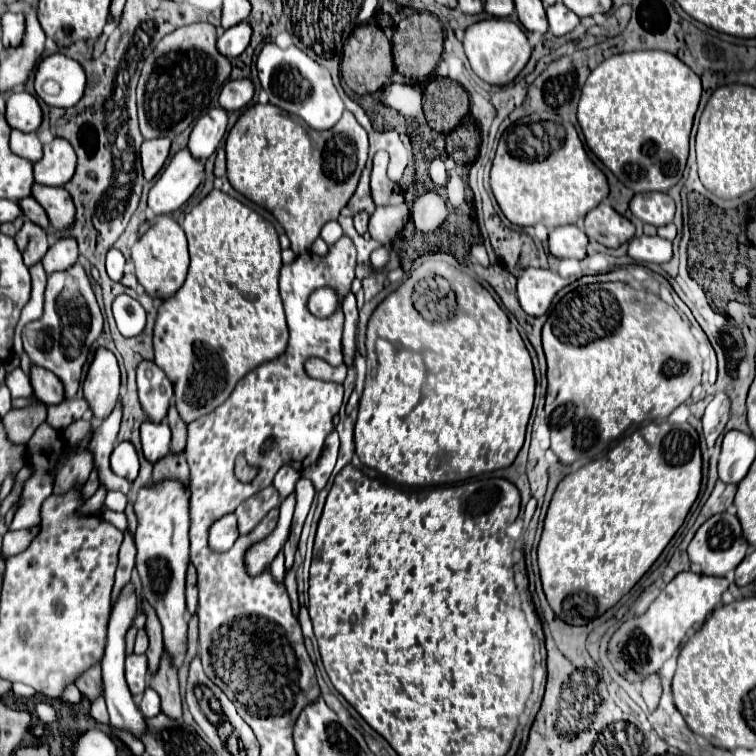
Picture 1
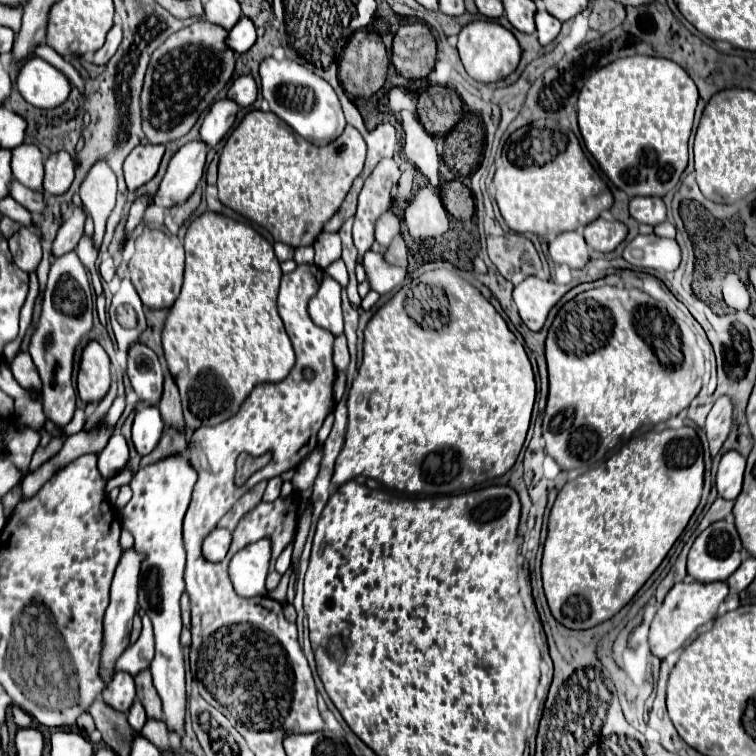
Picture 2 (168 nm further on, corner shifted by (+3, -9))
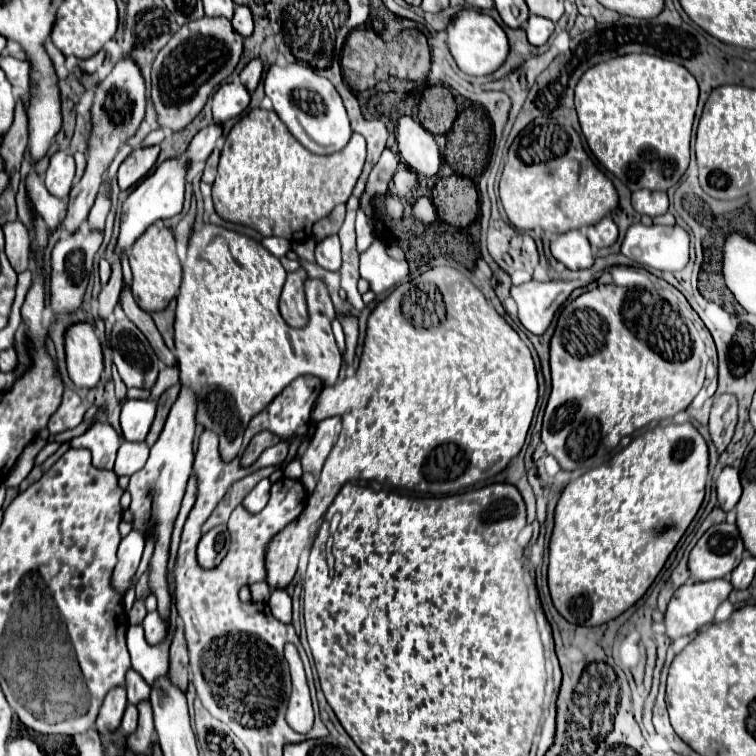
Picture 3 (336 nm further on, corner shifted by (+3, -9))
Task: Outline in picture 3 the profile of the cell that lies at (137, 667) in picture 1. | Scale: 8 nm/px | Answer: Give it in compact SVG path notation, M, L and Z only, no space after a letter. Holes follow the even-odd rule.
M115 686L107 696L105 702L99 710L97 716L97 730L103 734L109 734L113 730L117 730L117 726L121 724L123 712L127 706L127 694L125 694L125 686Z

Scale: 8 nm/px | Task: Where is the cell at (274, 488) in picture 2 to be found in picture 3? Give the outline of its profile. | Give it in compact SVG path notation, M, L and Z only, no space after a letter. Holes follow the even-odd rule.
M261 480L249 494L247 498L243 500L243 506L249 510L249 512L259 512L261 508L267 506L267 500L269 500L269 488L271 488L271 482L269 480Z

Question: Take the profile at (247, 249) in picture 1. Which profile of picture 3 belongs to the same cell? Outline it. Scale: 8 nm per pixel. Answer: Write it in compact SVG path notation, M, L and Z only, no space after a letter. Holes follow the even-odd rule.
M203 224L189 240L187 258L183 264L183 284L177 294L175 316L175 356L179 360L181 386L189 386L197 398L197 424L219 434L219 448L223 460L231 460L239 454L243 432L249 420L261 412L291 380L301 374L319 376L325 386L333 386L341 368L341 352L331 332L331 320L335 310L327 294L325 284L319 279L308 278L305 296L309 310L309 326L295 330L279 314L279 296L285 282L285 268L279 258L263 248L257 240L227 230L215 224Z

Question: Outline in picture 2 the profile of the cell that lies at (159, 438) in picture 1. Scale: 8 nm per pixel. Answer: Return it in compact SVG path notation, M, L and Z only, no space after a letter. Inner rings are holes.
M143 406L135 412L135 418L133 418L133 444L135 444L135 450L145 456L149 454L161 434L163 434L163 420L161 420L161 414L159 414L159 408L155 406Z

